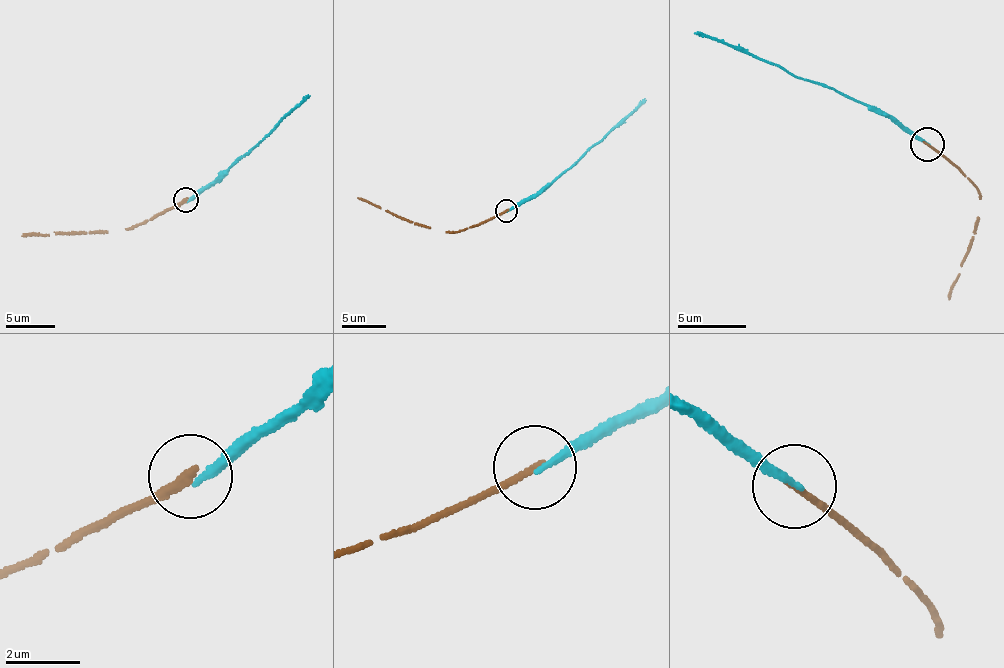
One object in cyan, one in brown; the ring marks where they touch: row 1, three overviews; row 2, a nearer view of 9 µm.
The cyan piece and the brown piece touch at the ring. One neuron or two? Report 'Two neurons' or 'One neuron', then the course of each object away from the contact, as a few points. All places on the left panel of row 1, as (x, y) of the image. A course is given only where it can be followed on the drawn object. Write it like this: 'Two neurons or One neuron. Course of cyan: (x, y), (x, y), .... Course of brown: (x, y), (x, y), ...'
Two neurons. Course of cyan: (185, 201), (213, 185), (309, 95). Course of brown: (185, 200), (148, 220), (124, 229), (21, 237)

